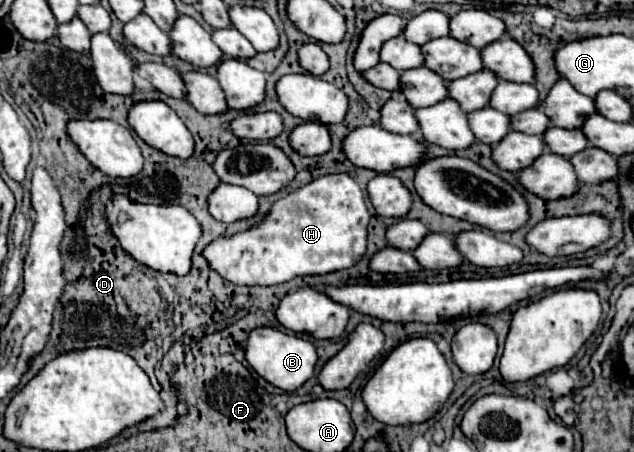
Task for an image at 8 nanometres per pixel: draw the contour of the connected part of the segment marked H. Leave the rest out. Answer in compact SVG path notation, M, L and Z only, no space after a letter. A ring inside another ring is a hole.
M327 174L309 182L297 192L291 192L289 196L277 200L267 218L259 226L239 232L231 238L213 240L205 248L203 256L207 258L213 270L217 270L225 280L233 284L273 286L289 282L297 276L329 274L355 266L367 252L367 224L369 224L369 210L365 206L365 198L359 184L347 174Z

